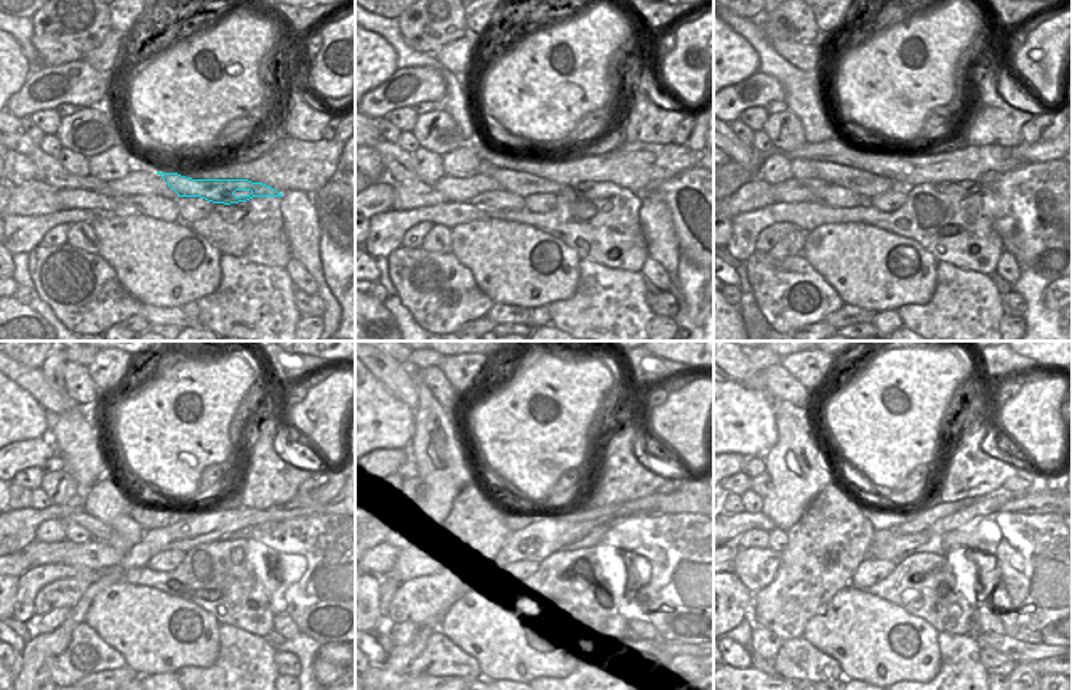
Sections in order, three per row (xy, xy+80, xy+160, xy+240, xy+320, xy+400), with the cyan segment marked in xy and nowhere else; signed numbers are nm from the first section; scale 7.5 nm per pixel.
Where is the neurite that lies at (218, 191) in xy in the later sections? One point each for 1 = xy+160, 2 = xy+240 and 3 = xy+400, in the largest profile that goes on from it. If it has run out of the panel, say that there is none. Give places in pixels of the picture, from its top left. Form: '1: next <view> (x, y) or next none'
1: next xy+160 (866, 184)
2: next xy+240 (98, 530)
3: next xy+400 (746, 521)

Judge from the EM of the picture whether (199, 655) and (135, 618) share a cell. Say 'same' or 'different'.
same

